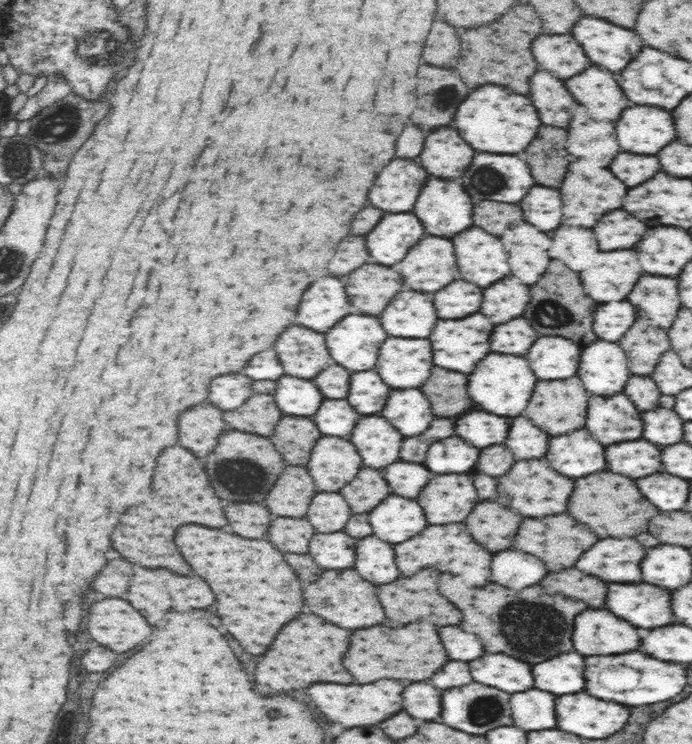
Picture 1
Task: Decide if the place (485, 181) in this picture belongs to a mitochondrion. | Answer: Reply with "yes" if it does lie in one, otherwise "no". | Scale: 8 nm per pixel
yes

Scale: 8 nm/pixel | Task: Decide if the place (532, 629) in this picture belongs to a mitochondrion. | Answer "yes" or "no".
yes

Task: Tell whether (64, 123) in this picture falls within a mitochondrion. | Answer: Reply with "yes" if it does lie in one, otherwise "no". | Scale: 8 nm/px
yes

